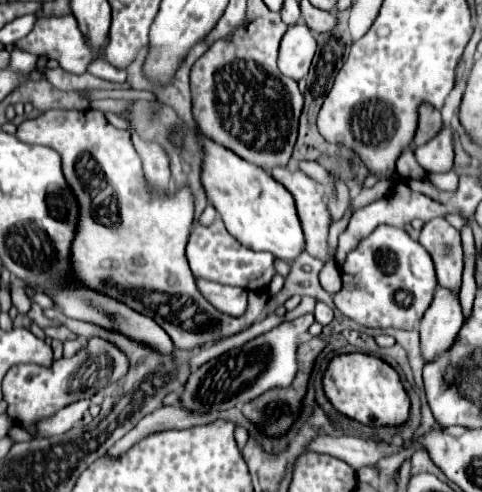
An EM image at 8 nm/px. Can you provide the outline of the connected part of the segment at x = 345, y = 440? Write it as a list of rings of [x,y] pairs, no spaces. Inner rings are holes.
[[[343,434],[343,436],[319,436],[311,446],[308,446],[308,450],[337,456],[357,470],[361,466],[375,464],[381,456],[393,454],[399,448],[393,444],[373,442],[373,440]]]

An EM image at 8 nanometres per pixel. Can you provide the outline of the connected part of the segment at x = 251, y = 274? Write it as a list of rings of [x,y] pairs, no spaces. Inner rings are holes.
[[[217,218],[213,224],[203,226],[195,224],[189,244],[187,244],[187,260],[191,266],[191,272],[195,278],[205,278],[211,282],[227,284],[227,286],[239,286],[251,292],[267,292],[271,278],[277,274],[273,266],[273,254],[269,252],[253,252],[237,242],[227,230],[221,218]]]

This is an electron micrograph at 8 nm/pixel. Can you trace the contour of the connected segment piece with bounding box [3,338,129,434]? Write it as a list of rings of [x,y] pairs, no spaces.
[[[91,338],[81,352],[77,352],[73,358],[55,360],[51,368],[43,368],[37,364],[13,366],[3,378],[3,398],[9,402],[7,414],[15,420],[15,424],[35,434],[33,424],[39,418],[51,416],[61,406],[67,406],[81,398],[91,398],[105,384],[119,380],[127,372],[127,368],[129,364],[125,354],[101,338]]]

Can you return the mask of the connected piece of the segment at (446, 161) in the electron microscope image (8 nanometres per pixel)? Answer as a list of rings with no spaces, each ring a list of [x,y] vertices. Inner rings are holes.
[[[443,126],[441,132],[431,138],[425,146],[415,148],[417,162],[427,172],[447,172],[453,168],[453,132],[449,126]]]

